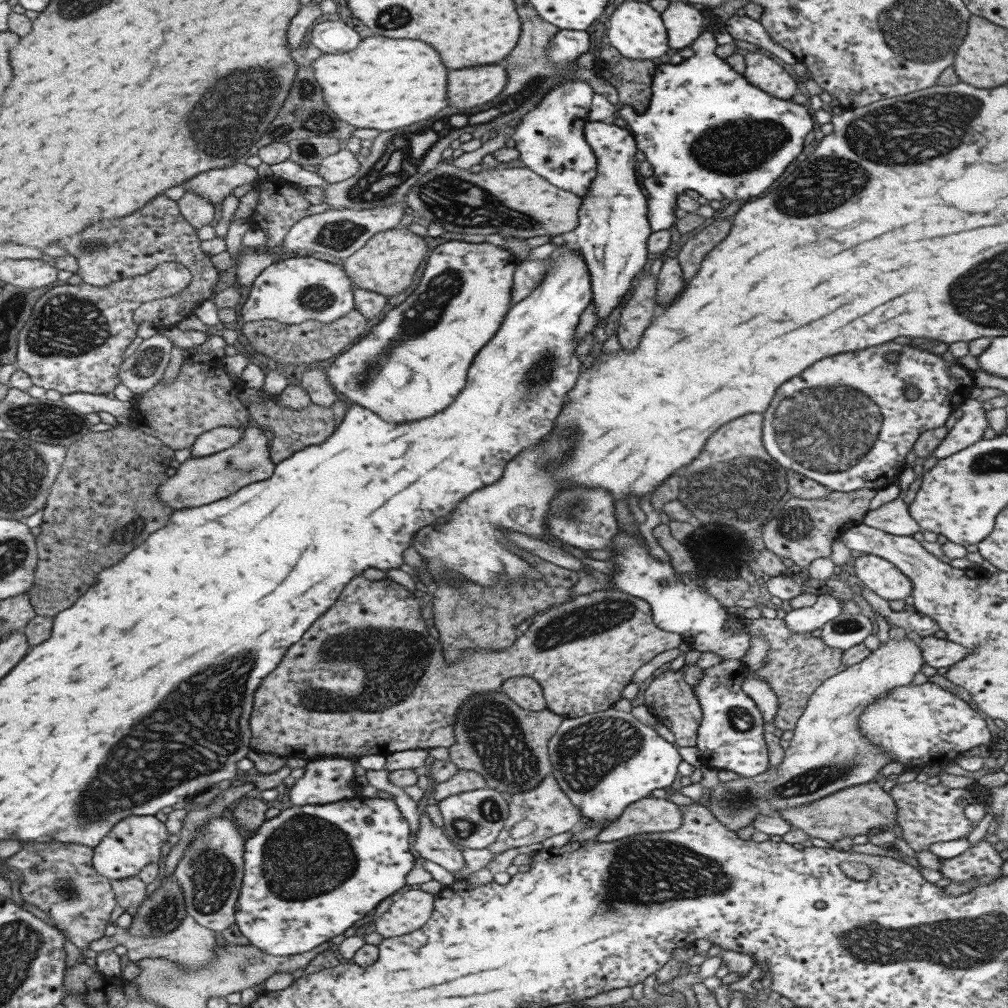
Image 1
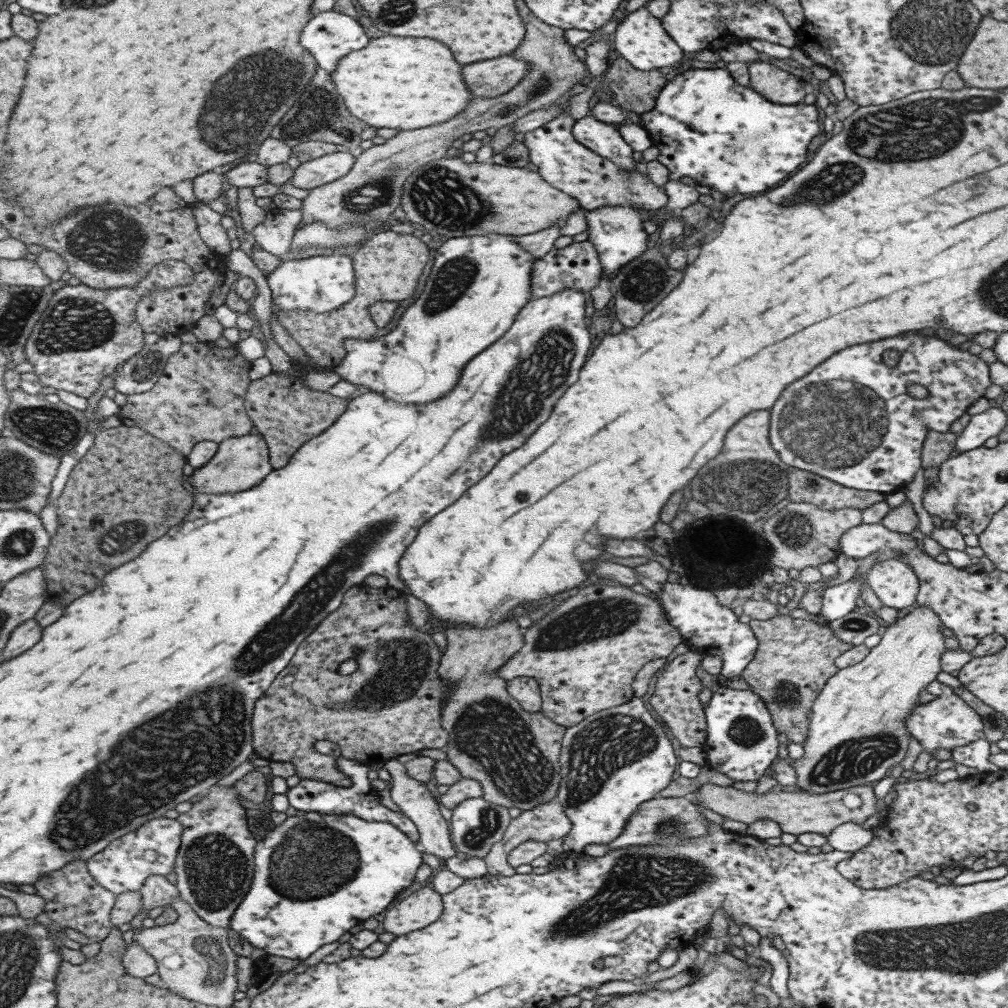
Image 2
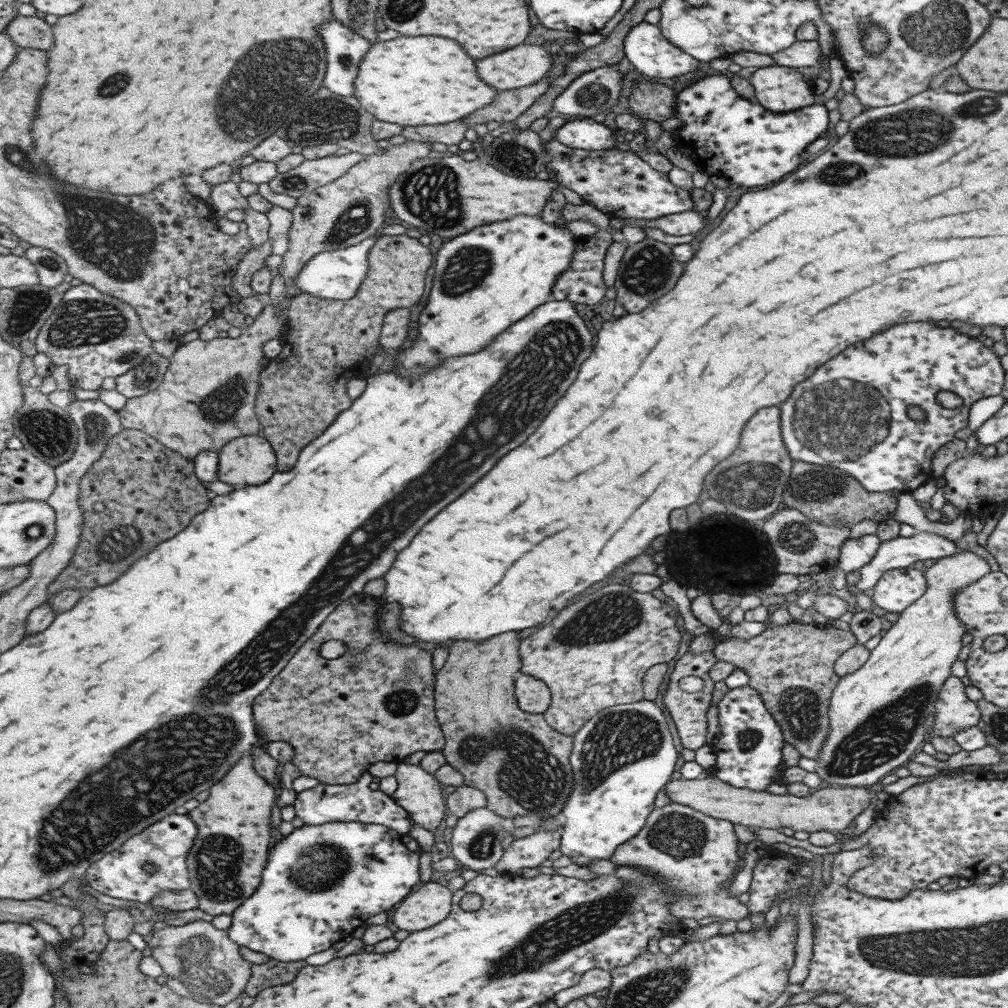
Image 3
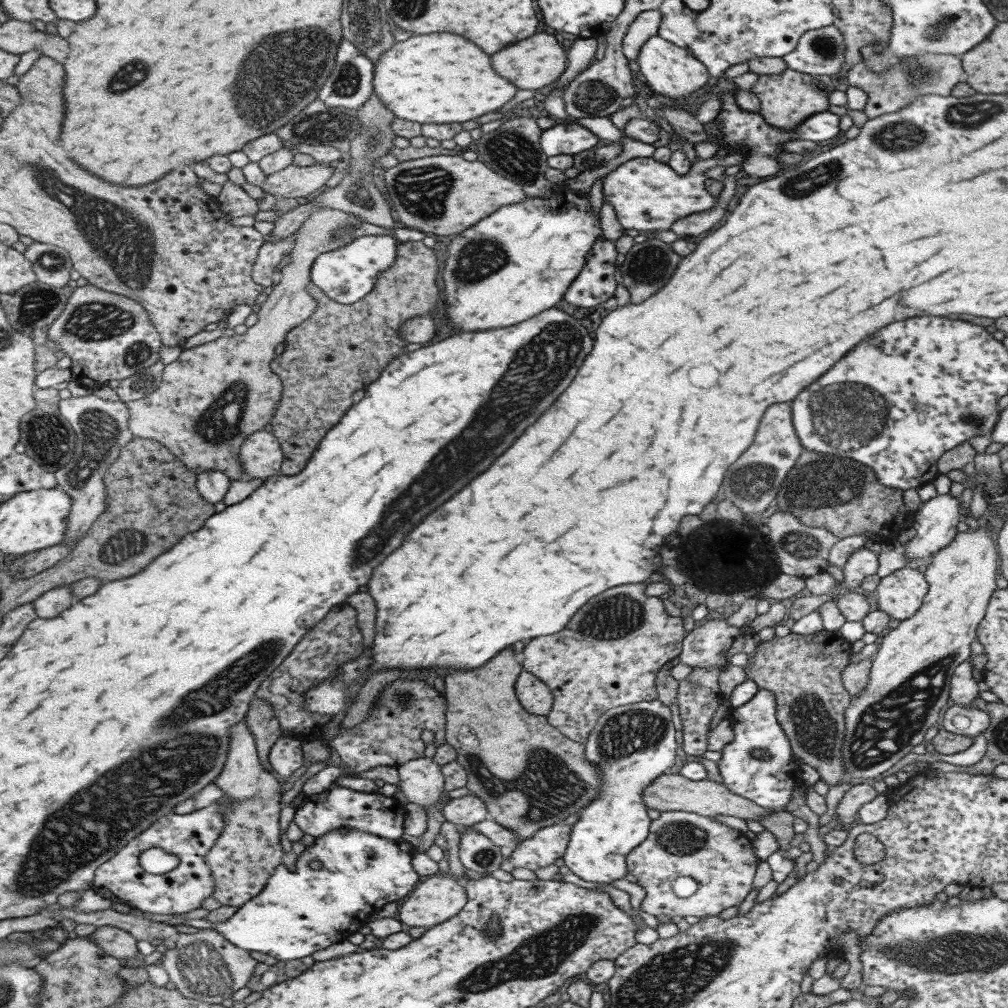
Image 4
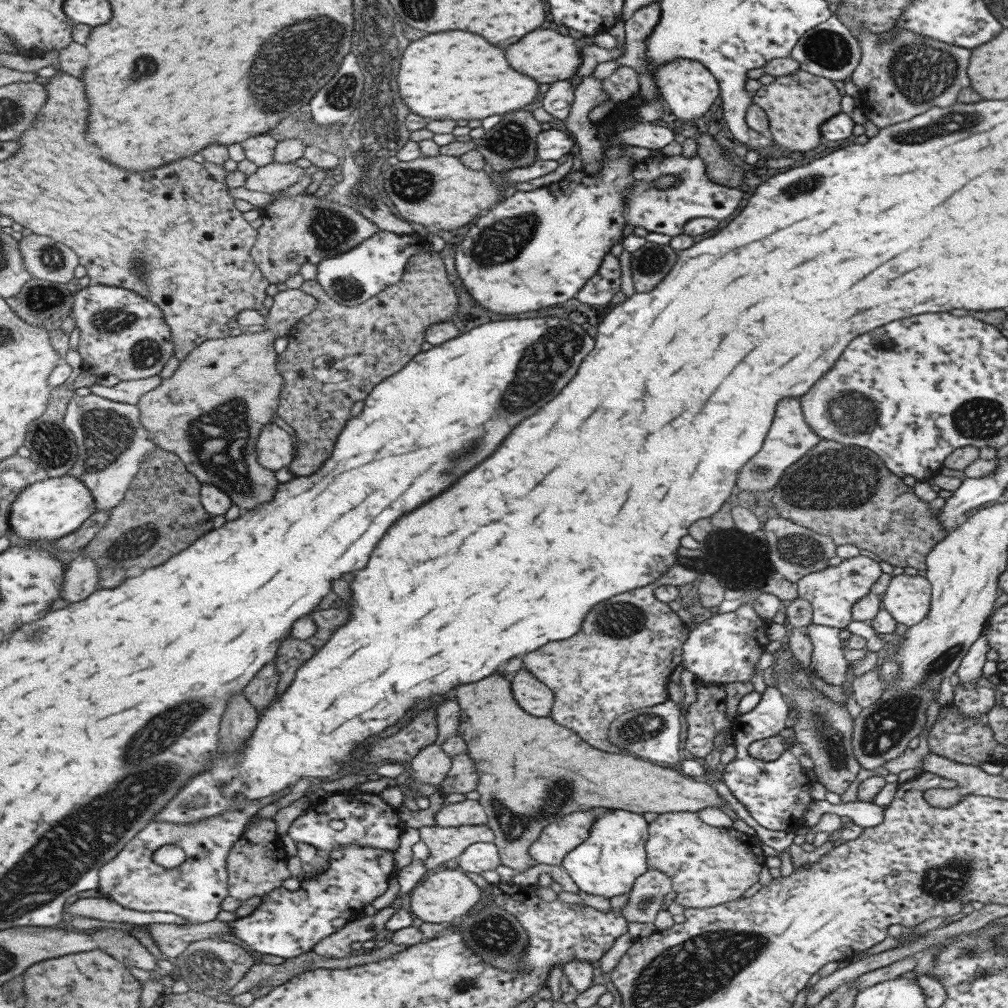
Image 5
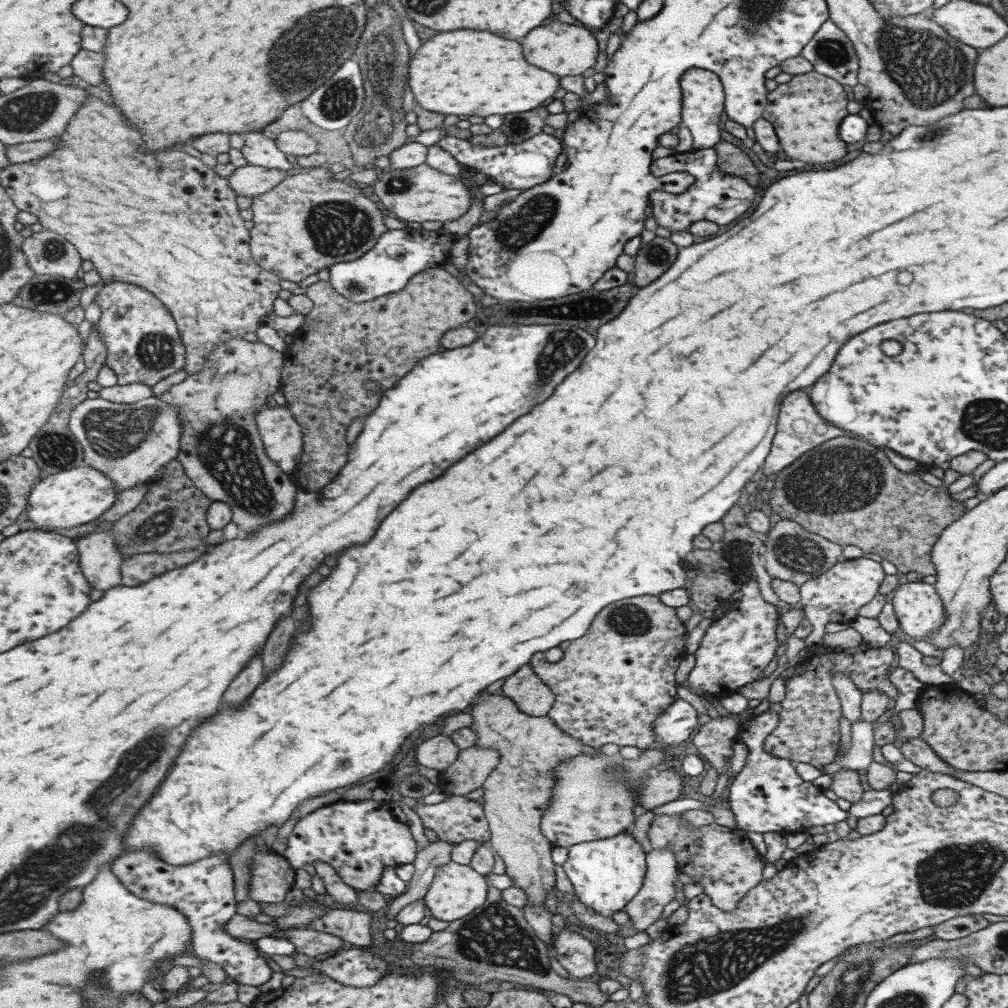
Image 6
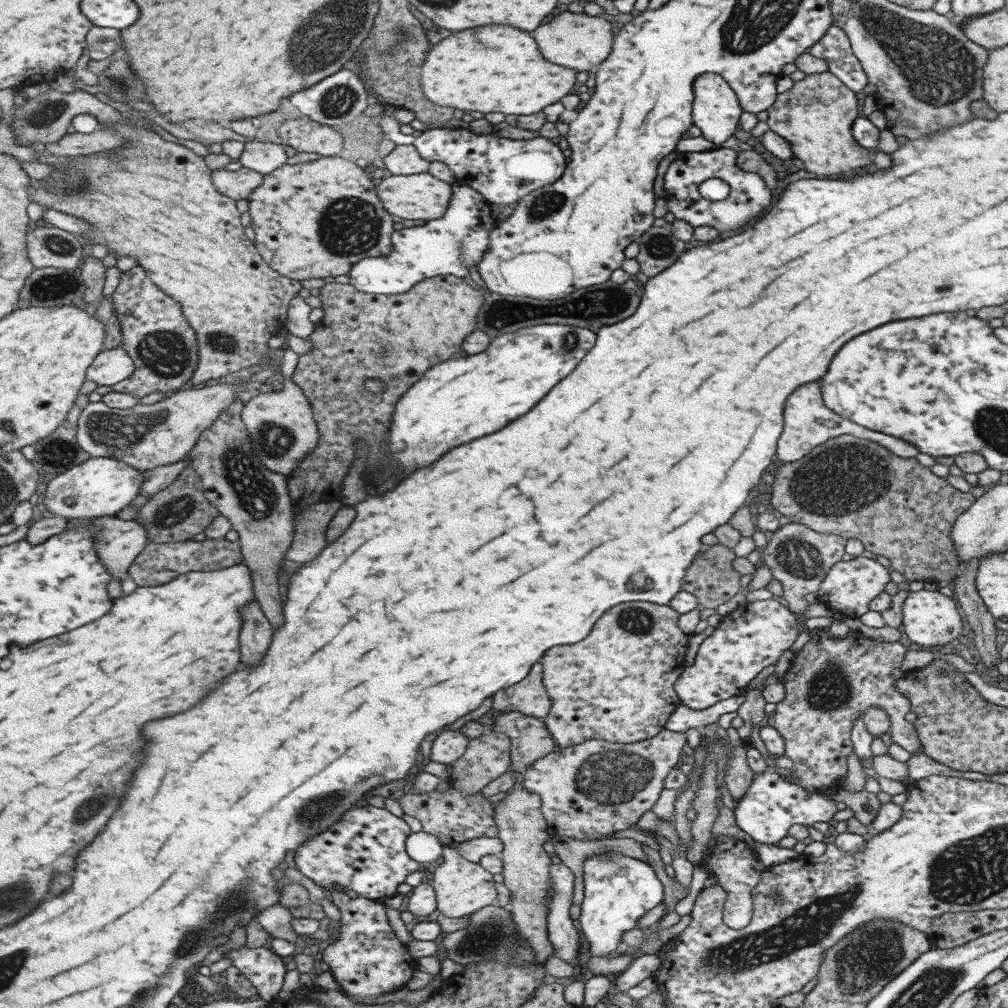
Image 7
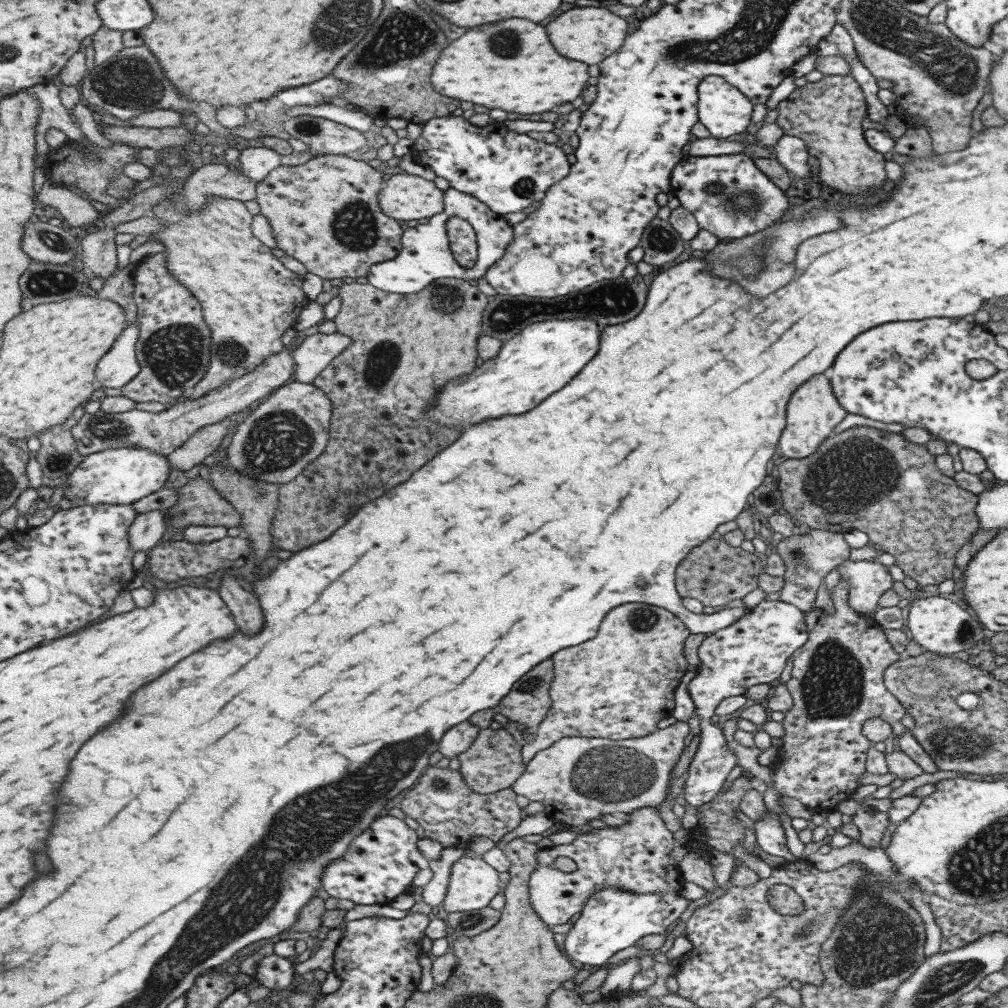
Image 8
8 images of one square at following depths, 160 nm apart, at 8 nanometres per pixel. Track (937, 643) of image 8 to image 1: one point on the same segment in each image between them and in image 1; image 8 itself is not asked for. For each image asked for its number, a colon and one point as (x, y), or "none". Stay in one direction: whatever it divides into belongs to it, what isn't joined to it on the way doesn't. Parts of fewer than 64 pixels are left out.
1: (879, 575)
2: (895, 585)
3: (894, 590)
4: (899, 594)
5: (906, 598)
6: (917, 607)
7: (929, 618)

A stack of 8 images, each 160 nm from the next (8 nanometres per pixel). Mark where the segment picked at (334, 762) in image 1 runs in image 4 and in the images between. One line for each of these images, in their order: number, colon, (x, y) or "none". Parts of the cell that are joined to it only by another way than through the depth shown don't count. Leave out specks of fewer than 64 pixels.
2: (359, 799)
3: (355, 802)
4: (336, 807)

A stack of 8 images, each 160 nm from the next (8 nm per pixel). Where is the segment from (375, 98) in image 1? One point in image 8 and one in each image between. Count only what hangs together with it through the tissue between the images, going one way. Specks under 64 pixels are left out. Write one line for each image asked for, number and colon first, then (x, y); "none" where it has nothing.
2: (405, 83)
3: (421, 81)
4: (436, 78)
5: (450, 76)
6: (462, 73)
7: (489, 68)
8: (538, 79)

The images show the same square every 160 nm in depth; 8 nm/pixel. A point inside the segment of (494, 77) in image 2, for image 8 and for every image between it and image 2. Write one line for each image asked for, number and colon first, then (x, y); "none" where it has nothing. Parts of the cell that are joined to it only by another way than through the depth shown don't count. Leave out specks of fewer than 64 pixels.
3: (524, 65)
4: (531, 64)
5: (547, 56)
6: (565, 50)
7: (574, 40)
8: (589, 34)

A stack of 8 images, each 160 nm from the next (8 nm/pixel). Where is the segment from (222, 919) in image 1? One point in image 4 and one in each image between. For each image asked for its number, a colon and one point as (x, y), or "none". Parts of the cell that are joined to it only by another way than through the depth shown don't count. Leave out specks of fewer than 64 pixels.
2: (214, 864)
3: (223, 866)
4: (248, 849)

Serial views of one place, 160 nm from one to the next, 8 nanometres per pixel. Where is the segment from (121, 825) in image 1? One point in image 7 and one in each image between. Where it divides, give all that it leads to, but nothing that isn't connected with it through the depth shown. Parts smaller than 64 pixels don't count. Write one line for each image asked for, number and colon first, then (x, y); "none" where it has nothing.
2: (123, 866)
3: (121, 874)
4: (189, 836)
5: (193, 890)
6: (202, 891)
7: (264, 970)

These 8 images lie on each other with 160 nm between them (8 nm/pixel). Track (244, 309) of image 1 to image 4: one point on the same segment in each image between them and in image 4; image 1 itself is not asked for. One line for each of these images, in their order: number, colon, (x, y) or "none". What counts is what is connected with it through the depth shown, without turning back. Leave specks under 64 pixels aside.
2: (320, 284)
3: (335, 275)
4: (345, 275)

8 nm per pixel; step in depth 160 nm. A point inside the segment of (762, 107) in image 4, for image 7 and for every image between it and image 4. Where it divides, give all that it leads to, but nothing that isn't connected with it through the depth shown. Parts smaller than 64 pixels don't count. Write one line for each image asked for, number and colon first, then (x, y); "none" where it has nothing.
5: (796, 105)
6: (805, 111)
7: (814, 116)

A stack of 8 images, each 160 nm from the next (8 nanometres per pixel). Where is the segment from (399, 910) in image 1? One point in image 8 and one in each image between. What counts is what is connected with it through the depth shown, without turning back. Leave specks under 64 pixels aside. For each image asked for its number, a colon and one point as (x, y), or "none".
2: (423, 906)
3: (428, 903)
4: (435, 899)
5: (443, 896)
6: (456, 890)
7: (461, 887)
8: (472, 883)

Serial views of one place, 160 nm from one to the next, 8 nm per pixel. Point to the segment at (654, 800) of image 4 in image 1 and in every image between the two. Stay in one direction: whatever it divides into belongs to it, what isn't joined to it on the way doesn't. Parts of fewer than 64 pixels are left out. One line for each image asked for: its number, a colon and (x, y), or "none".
1: (849, 812)
2: (795, 813)
3: (833, 809)

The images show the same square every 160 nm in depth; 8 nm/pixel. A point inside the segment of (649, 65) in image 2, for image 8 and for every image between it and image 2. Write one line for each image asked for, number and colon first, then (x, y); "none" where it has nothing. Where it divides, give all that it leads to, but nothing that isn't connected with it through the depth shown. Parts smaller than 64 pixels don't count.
3: (650, 53)
4: (669, 70)
5: (686, 86)
6: (701, 98)
7: (714, 110)
8: (725, 112)

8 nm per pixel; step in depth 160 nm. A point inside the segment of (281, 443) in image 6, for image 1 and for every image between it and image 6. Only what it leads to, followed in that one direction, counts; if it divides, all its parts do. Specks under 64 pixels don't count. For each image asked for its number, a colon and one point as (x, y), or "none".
1: (197, 481)
2: (241, 462)
3: (249, 460)
4: (259, 455)
5: (273, 448)

